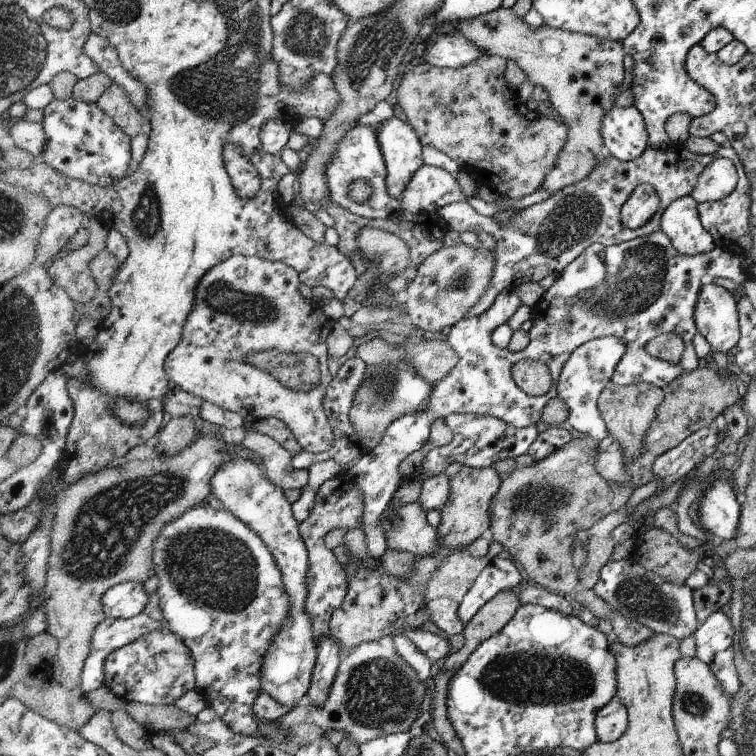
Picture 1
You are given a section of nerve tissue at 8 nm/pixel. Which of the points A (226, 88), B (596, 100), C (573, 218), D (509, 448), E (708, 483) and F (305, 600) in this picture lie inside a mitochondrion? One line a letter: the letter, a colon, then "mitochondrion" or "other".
A: mitochondrion
B: other
C: mitochondrion
D: other
E: other
F: other

